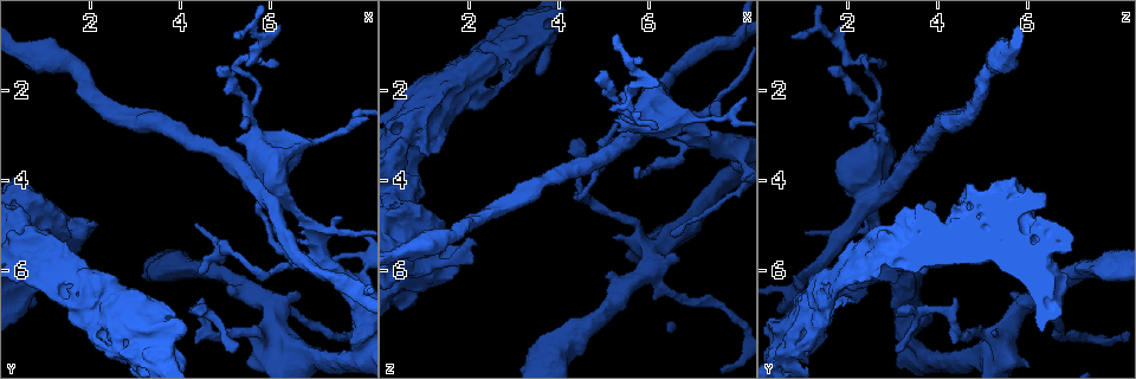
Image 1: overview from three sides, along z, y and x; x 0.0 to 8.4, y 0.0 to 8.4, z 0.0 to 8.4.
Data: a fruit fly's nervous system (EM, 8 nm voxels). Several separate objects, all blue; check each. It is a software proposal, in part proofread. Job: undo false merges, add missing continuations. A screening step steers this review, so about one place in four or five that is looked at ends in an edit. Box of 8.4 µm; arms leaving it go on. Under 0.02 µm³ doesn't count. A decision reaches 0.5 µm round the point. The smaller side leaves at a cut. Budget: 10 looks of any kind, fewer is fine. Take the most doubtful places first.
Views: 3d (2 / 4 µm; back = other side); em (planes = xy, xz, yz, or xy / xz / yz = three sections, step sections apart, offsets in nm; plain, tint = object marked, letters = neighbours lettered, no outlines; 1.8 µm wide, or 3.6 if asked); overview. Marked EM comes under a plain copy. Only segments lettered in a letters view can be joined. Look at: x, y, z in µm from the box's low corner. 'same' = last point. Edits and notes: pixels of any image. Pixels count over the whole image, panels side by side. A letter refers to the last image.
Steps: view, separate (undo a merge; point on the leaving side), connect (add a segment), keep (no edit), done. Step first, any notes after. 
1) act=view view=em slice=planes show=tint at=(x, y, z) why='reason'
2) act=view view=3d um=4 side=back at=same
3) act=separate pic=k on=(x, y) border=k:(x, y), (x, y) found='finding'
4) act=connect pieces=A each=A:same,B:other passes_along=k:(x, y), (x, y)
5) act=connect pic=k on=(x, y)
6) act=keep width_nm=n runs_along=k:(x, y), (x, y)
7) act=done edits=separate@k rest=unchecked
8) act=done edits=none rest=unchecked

act=view view=3d um=4 side=back at=(3.05, 7.65, 0.55) why='thick turns thin'

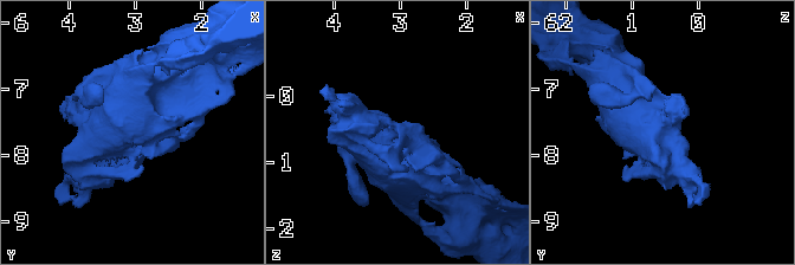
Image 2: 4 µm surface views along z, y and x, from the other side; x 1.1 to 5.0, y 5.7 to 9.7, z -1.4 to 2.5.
act=view view=em slice=planes show=letters at=same

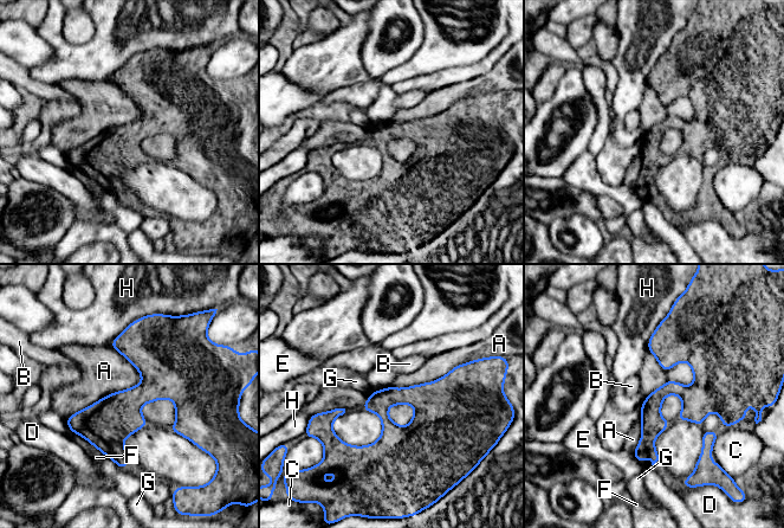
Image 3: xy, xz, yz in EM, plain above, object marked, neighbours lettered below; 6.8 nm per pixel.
act=keep each=A:other,B:other,C:other,D:other,E:other,F:other,G:other,H:other runs_along=3:(462, 391), (390, 452), (345, 449), (324, 418) found='one neuron here'

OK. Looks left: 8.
act=view view=em um=3.6 slice=yz step=8 show=tint at=(6.15, 4.25, 2.50) why='sharp bend'

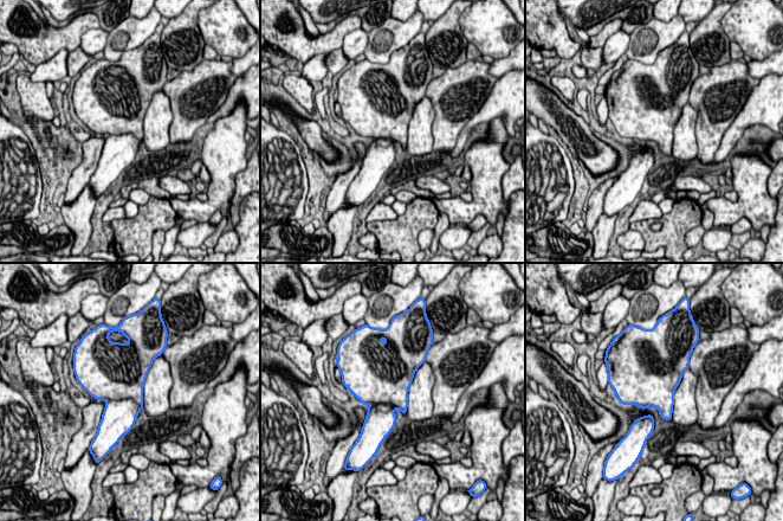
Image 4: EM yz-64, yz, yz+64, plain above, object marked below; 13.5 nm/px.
act=view view=em um=3.6 slice=planes show=letters at=same why='another direction'

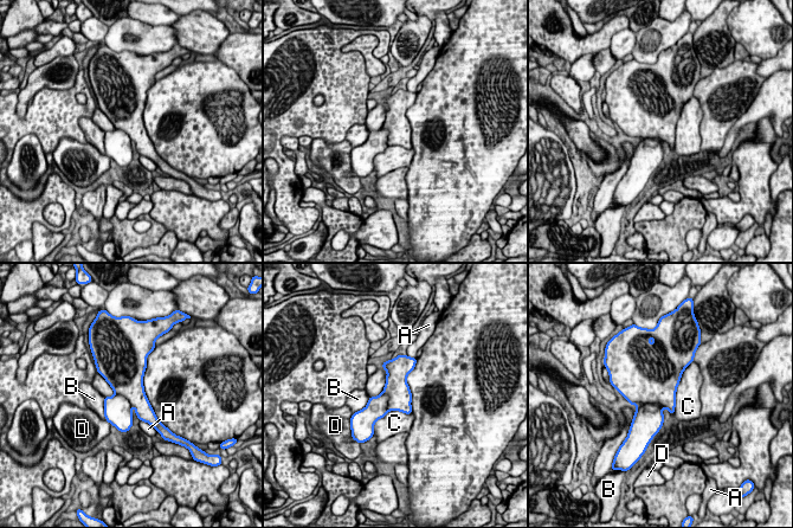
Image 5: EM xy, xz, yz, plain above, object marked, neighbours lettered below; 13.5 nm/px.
act=separate pic=5 on=(648, 420) longest_contact=C:700nm each=A:other,B:other,C:other,D:other border=5:(637, 404), (659, 403), (663, 406) found='a second neuron is stuck on'

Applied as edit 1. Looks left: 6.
act=view view=em slice=xz step=4 show=tint at=(5.50, 2.40, 2.55) why='thin arm on a thick one'

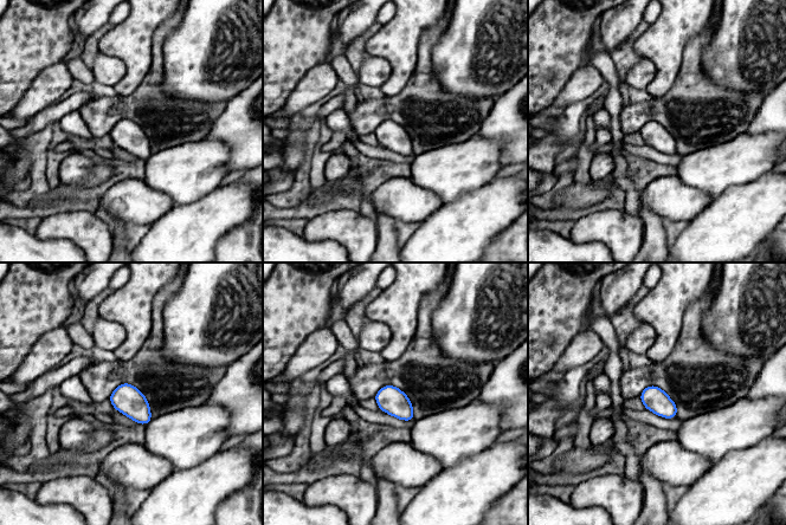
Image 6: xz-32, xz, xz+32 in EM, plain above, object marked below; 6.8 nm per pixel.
act=view view=em slice=planes show=tint at=same why='another direction'

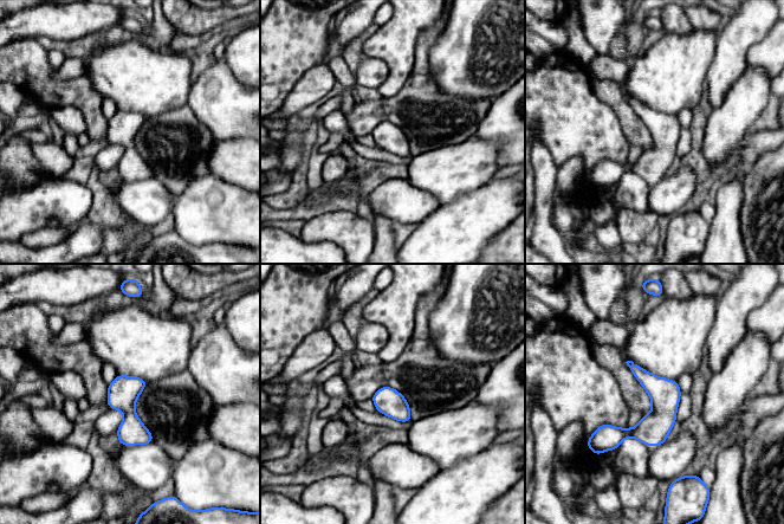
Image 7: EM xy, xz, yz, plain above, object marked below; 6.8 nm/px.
act=view view=em slice=planes show=letters at=same why='see the neighbours'

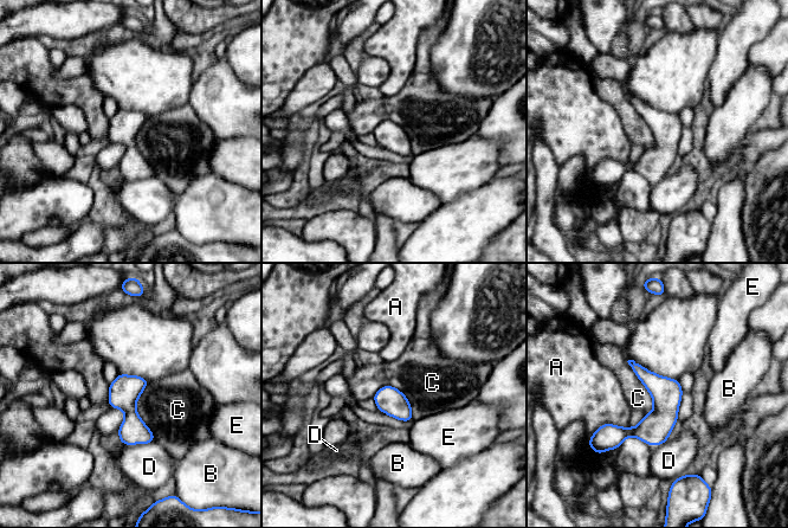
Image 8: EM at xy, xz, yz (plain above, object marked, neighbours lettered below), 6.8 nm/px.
act=keep width_nm=190 each=A:other,B:other,C:other,D:other,E:other runs_along=8:(677, 384), (641, 431), (599, 432) found='all the same neuron'

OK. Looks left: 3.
act=view view=em slice=planes show=tint at=(5.25, 7.40, 5.20) why='stops while still wide'

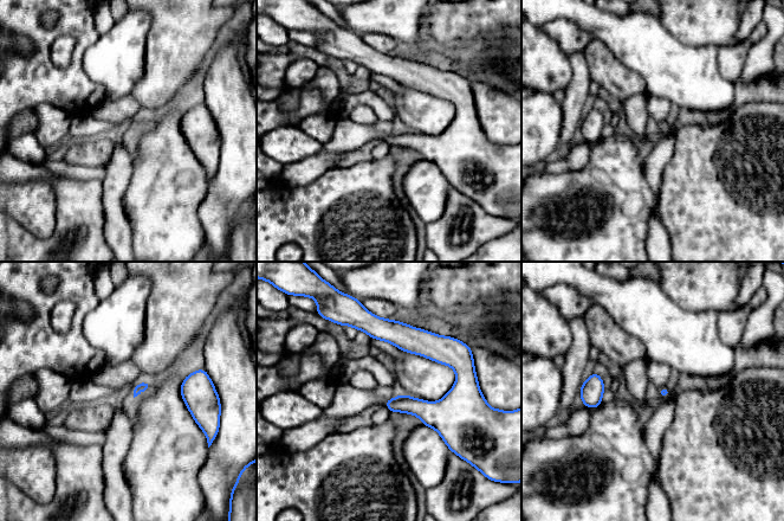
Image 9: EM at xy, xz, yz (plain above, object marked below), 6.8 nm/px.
act=view view=em slice=planes show=letters at=same

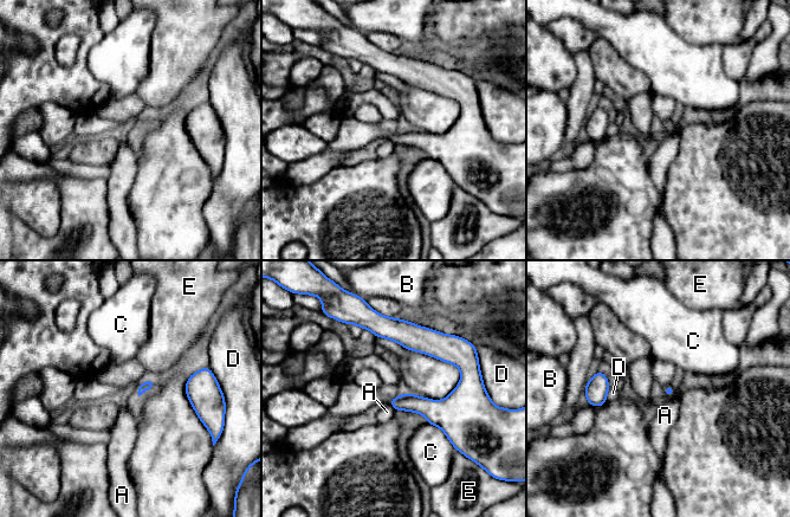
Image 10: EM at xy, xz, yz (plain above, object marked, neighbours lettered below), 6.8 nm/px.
act=keep each=A:other,B:other,C:other,D:other,E:other border=10:(675, 388), (671, 395), (666, 396) found='none of them fits'

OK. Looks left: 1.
act=done edits=separate@5 rest=unchecked

